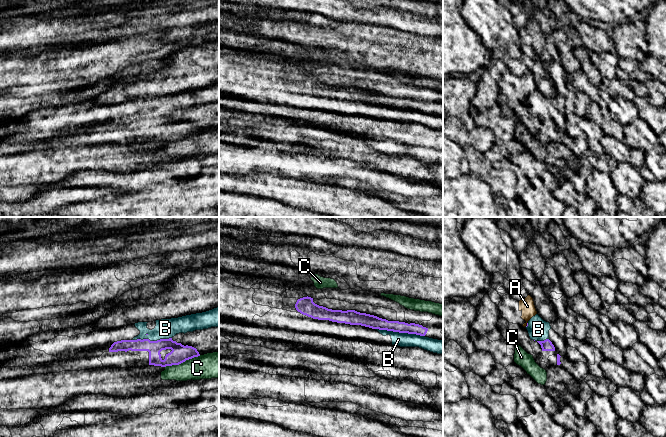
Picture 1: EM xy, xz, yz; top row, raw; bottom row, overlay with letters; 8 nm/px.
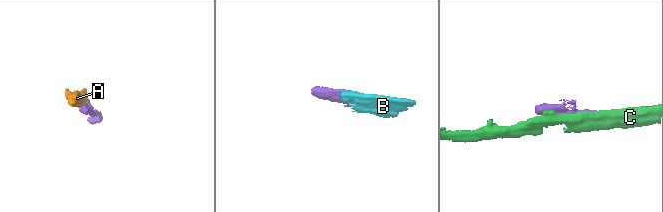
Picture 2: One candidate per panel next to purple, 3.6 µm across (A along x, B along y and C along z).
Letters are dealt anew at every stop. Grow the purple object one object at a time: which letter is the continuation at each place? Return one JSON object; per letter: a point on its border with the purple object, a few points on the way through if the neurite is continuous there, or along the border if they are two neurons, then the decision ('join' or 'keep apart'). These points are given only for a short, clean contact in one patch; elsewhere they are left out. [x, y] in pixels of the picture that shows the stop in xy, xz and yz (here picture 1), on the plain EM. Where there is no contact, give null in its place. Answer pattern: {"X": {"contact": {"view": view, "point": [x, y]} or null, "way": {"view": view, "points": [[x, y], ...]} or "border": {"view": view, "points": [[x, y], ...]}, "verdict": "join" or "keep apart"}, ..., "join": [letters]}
{"A": {"contact": {"view": "yz", "point": [527, 100]}, "verdict": "keep apart"}, "B": {"contact": {"view": "xz", "point": [400, 108]}, "verdict": "join"}, "C": {"contact": {"view": "xy", "point": [182, 138]}, "verdict": "keep apart"}, "join": ["B"]}

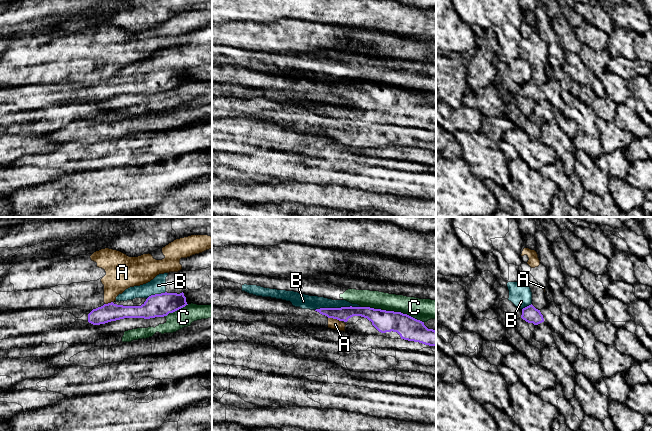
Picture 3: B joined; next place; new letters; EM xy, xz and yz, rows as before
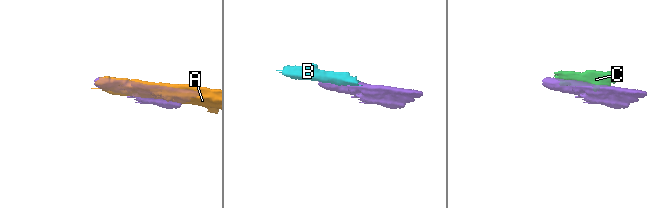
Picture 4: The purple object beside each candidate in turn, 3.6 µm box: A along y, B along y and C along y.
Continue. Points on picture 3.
{"A": {"contact": {"view": "xz", "point": [335, 94]}, "verdict": "keep apart"}, "B": {"contact": {"view": "xz", "point": [337, 84]}, "verdict": "keep apart"}, "C": {"contact": {"view": "xz", "point": [392, 87]}, "border": {"view": "xz", "points": [[361, 82], [400, 87], [423, 98]]}, "verdict": "keep apart"}, "join": []}

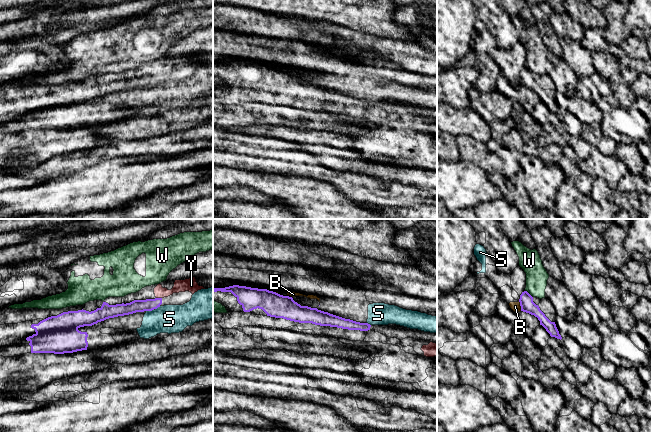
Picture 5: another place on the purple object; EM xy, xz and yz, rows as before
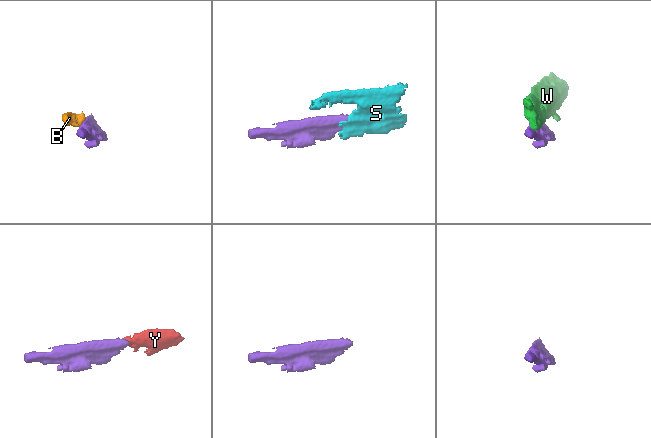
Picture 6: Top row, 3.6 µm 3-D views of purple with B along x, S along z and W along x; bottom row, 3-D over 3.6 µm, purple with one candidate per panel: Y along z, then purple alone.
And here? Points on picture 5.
{"B": {"contact": {"view": "yz", "point": [520, 81]}, "verdict": "keep apart"}, "S": {"contact": {"view": "xy", "point": [149, 86]}, "border": {"view": "xy", "points": [[153, 85], [146, 87]]}, "verdict": "keep apart"}, "W": {"contact": {"view": "yz", "point": [529, 70]}, "verdict": "keep apart"}, "Y": {"contact": {"view": "xy", "point": [159, 74]}, "way": {"view": "xy", "points": [[135, 82], [153, 80], [159, 74], [179, 61]]}, "verdict": "join"}, "join": ["Y"]}

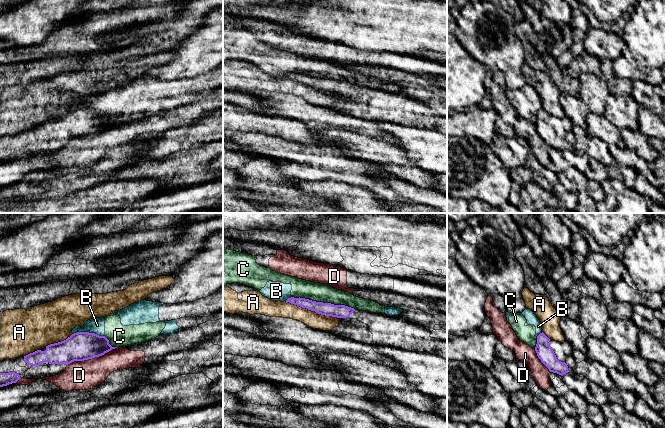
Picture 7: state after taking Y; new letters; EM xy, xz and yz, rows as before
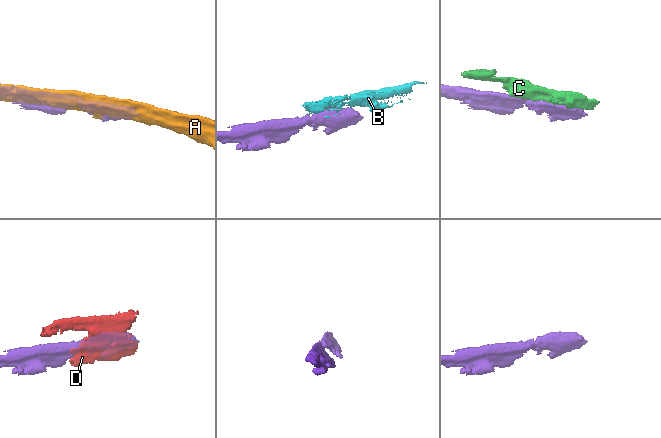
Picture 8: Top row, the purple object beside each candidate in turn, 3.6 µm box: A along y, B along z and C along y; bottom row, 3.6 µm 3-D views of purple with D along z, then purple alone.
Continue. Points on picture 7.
{"A": {"contact": {"view": "xz", "point": [311, 86]}, "verdict": "keep apart"}, "B": {"contact": {"view": "xy", "point": [84, 108]}, "verdict": "keep apart"}, "C": {"contact": {"view": "xz", "point": [333, 80]}, "verdict": "keep apart"}, "D": {"contact": {"view": "xy", "point": [91, 134]}, "verdict": "keep apart"}, "join": []}

